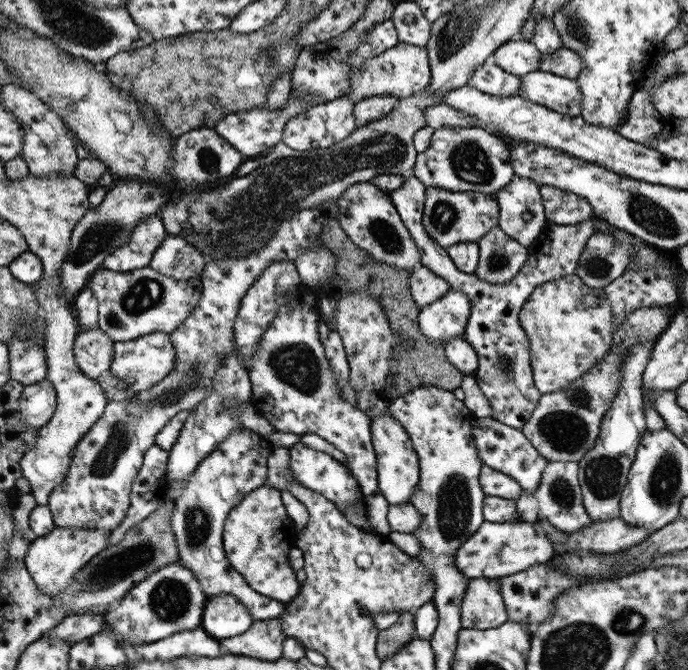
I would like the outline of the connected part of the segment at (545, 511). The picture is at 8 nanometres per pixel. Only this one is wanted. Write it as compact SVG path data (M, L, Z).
M549 461L547 467L543 470L541 483L534 493L529 495L522 492L521 497L515 500L517 511L521 514L522 520L534 523L538 514L541 514L550 524L565 532L590 526L594 520L588 516L582 504L578 469L579 464L576 461Z

